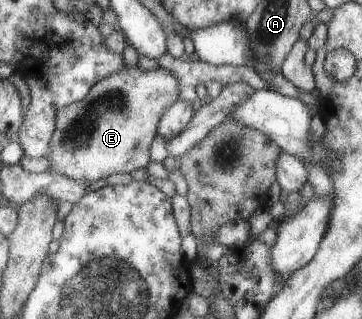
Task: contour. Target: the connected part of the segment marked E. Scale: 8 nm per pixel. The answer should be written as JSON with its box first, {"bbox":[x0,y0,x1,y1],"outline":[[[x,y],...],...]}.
{"bbox":[50,65,180,181],"outline":[[[126,65],[122,71],[102,79],[82,101],[62,108],[57,113],[57,127],[50,143],[50,172],[62,173],[76,181],[98,181],[116,173],[134,173],[152,162],[150,145],[156,139],[162,116],[178,101],[180,81],[173,72],[159,67],[144,70]]]}

